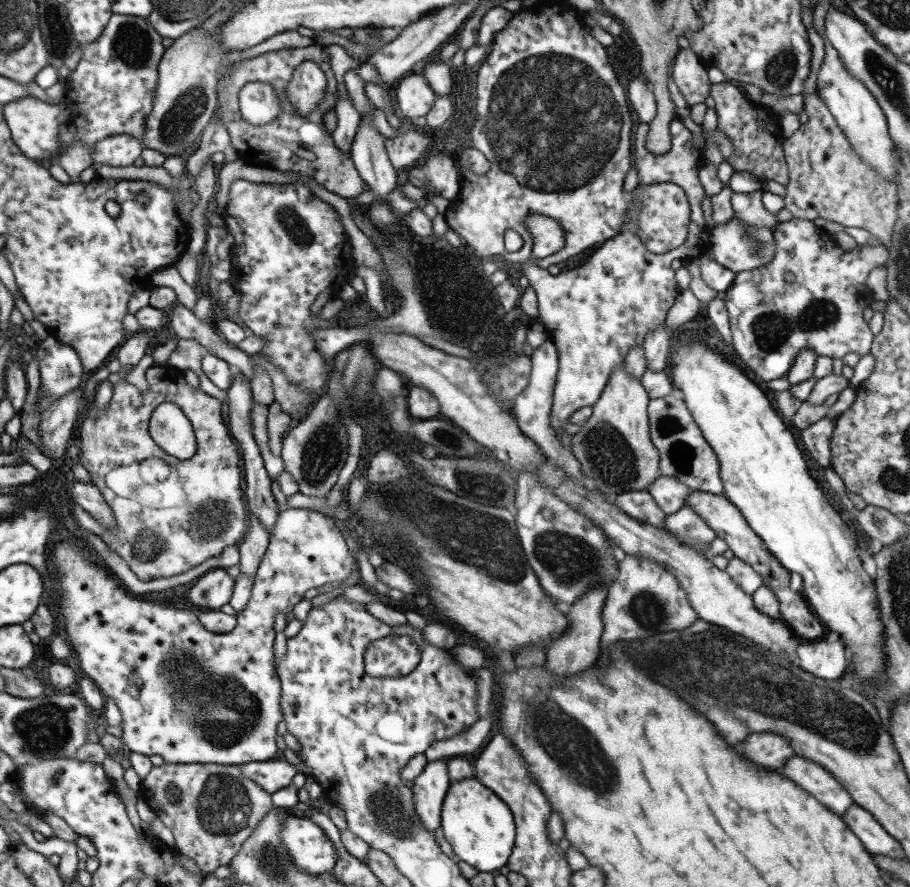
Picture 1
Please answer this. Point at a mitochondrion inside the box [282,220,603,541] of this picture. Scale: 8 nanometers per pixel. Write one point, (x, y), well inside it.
(321, 453)

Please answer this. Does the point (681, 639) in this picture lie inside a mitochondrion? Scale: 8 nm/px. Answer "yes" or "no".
yes

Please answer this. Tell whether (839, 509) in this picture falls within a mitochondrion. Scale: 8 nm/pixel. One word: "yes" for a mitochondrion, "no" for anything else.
no

